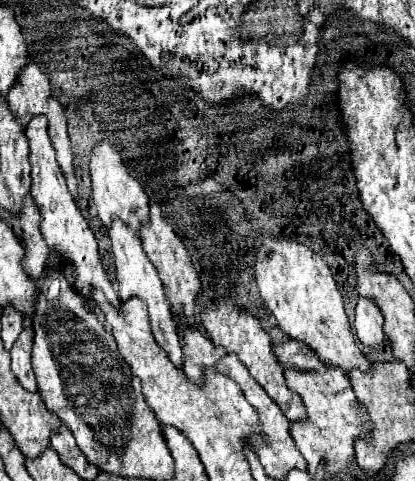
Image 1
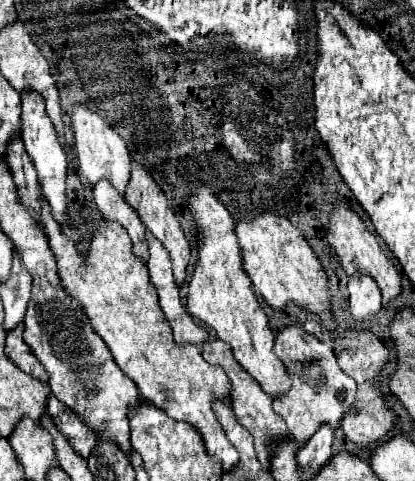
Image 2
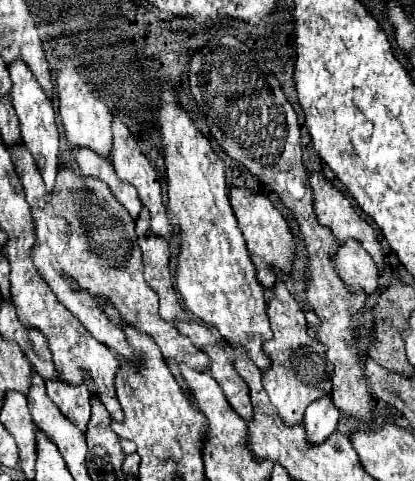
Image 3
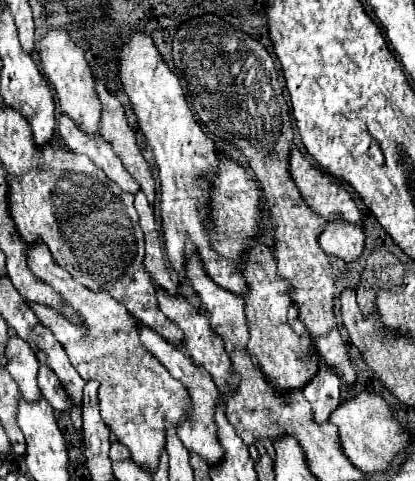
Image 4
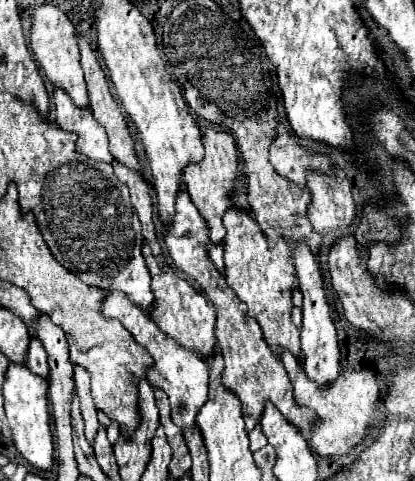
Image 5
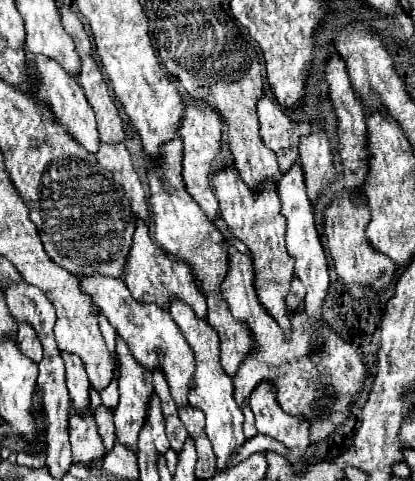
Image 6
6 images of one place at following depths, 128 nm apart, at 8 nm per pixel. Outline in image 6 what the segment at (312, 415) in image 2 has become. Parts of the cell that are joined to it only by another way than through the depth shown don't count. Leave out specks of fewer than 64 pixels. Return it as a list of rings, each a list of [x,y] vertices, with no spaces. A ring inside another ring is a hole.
[[[224,170],[214,174],[214,192],[220,202],[220,216],[228,224],[228,230],[238,240],[242,240],[250,250],[250,256],[254,262],[254,288],[258,294],[258,302],[280,324],[280,328],[284,330],[284,336],[290,336],[292,326],[288,320],[286,296],[290,292],[294,264],[286,252],[286,242],[284,242],[286,220],[280,212],[280,198],[272,182],[268,182],[260,194],[254,194],[246,188],[246,184],[240,180],[240,174],[236,170]]]

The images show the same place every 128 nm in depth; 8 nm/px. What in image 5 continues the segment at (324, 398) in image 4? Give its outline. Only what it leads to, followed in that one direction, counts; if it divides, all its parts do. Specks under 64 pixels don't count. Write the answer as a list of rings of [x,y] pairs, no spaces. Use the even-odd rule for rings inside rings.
[[[298,244],[292,252],[292,258],[294,258],[296,272],[298,272],[300,290],[304,294],[304,306],[302,306],[304,308],[304,320],[302,320],[300,340],[302,340],[302,352],[306,356],[306,360],[304,360],[302,368],[310,380],[318,382],[320,386],[330,386],[340,374],[340,350],[338,350],[336,328],[334,328],[334,322],[332,322],[330,312],[328,312],[322,272],[318,268],[316,256],[312,256],[312,252],[308,250],[306,244]]]

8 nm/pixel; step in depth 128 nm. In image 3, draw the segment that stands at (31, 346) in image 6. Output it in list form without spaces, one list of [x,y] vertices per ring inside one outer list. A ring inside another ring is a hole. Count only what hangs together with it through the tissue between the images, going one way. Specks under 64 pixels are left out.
[[[48,380],[46,390],[50,400],[60,408],[60,412],[72,420],[74,426],[78,426],[82,432],[86,432],[88,420],[90,420],[90,398],[86,386],[72,388],[70,384],[60,384],[58,380]]]

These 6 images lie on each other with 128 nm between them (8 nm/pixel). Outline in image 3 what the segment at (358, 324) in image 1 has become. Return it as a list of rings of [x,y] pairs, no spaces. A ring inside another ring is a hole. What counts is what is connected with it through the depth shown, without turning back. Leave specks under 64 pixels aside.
[[[348,242],[338,246],[336,250],[336,270],[340,272],[344,284],[348,286],[350,292],[366,292],[366,294],[376,294],[378,292],[378,272],[376,266],[372,264],[372,258],[360,244]]]

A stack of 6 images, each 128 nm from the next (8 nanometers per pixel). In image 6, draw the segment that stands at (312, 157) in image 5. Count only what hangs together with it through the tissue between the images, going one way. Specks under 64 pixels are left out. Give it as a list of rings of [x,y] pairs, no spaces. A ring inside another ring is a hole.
[[[270,96],[258,102],[258,122],[264,146],[276,154],[280,170],[288,172],[298,162],[300,136],[310,132],[310,124],[292,120]]]

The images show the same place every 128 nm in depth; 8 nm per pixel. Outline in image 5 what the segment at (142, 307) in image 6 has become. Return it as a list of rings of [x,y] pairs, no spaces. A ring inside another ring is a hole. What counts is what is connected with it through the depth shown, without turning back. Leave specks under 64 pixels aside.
[[[108,292],[106,294],[104,316],[120,320],[124,324],[124,328],[134,336],[134,340],[138,344],[142,344],[152,354],[152,358],[156,360],[156,368],[152,368],[150,386],[160,388],[168,394],[170,410],[172,410],[172,422],[176,426],[180,426],[182,430],[196,428],[196,414],[208,400],[208,366],[206,366],[206,362],[200,356],[196,356],[194,352],[180,348],[170,336],[166,336],[154,324],[154,320],[146,312],[136,308],[122,292]]]

